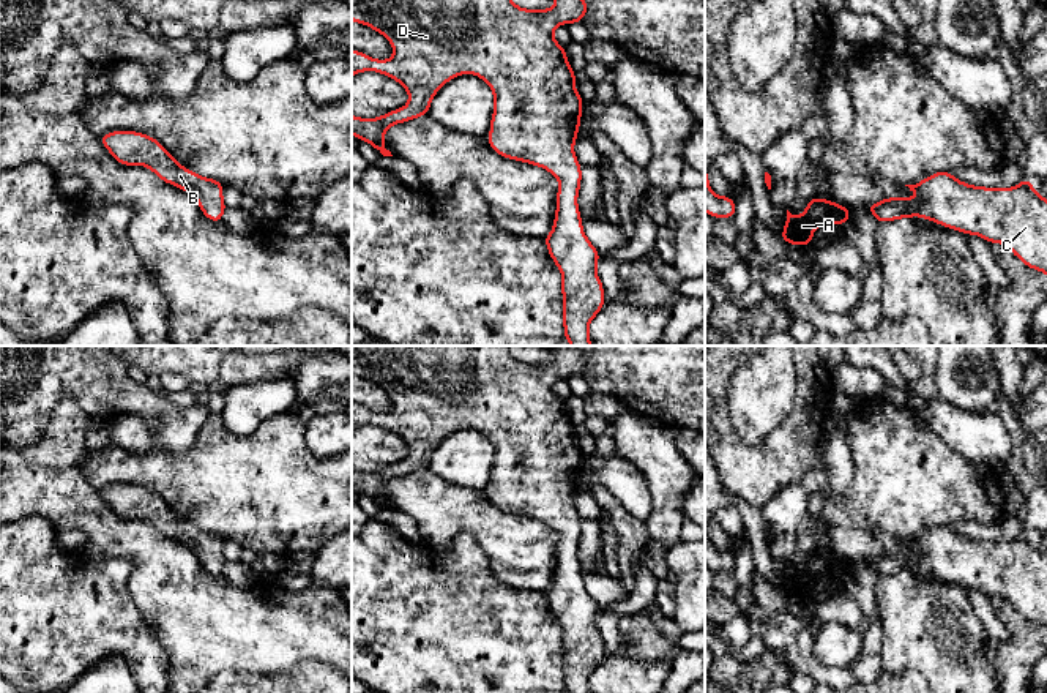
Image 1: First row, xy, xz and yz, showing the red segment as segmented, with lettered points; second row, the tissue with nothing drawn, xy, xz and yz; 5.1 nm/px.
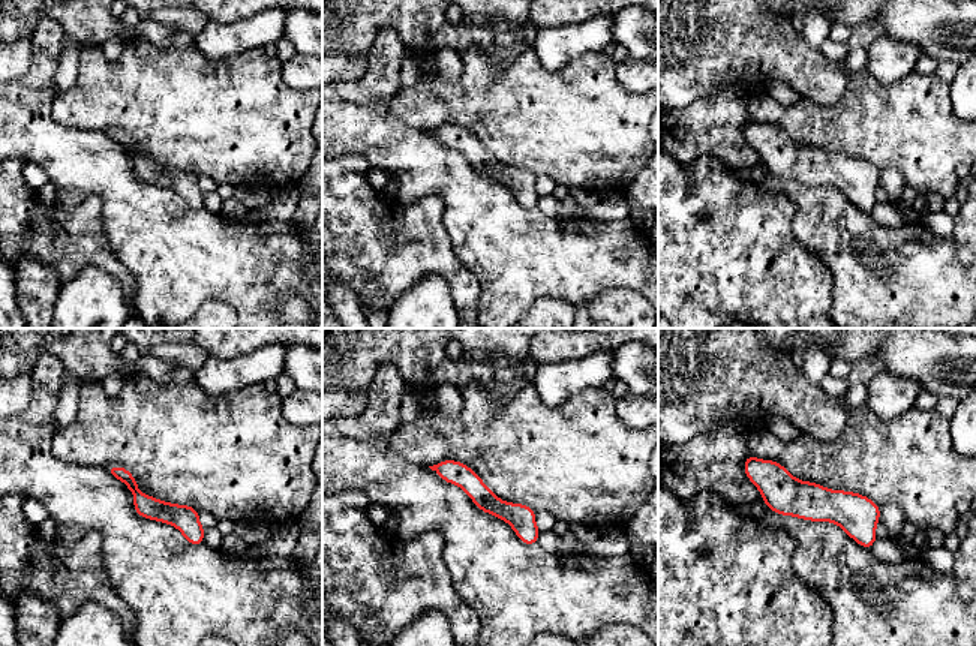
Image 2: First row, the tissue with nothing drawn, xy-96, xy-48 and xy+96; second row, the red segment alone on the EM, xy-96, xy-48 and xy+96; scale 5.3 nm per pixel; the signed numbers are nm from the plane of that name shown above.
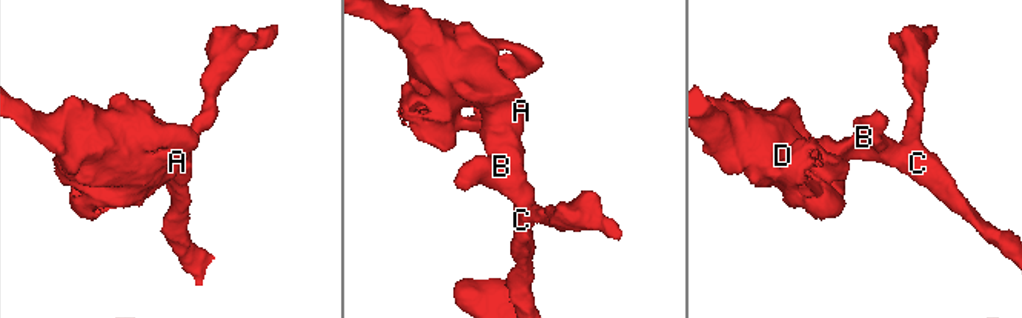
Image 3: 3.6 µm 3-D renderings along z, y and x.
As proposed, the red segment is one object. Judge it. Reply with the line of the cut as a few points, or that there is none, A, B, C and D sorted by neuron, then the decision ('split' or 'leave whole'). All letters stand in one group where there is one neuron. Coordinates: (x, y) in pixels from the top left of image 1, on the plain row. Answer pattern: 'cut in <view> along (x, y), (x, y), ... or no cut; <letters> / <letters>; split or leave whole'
no cut; A B C D; leave whole

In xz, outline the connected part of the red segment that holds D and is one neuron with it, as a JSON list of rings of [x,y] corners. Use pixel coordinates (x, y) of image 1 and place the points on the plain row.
[[[352,346],[352,374],[367,379],[383,388],[394,403],[389,414],[372,412],[352,403],[352,431],[363,425],[375,425],[397,434],[408,445],[408,458],[394,463],[382,470],[360,472],[352,467],[352,488],[371,497],[383,510],[393,510],[385,502],[383,489],[386,483],[397,477],[429,467],[435,447],[453,431],[475,428],[481,431],[494,445],[494,467],[490,472],[489,500],[501,511],[509,511],[531,519],[542,521],[558,532],[555,553],[557,565],[553,581],[544,590],[549,609],[563,630],[563,682],[564,693],[590,693],[590,676],[598,669],[605,657],[604,639],[598,630],[596,619],[601,608],[587,592],[582,581],[582,570],[577,559],[582,519],[577,516],[574,497],[579,488],[583,453],[576,444],[577,428],[571,423],[566,401],[553,391],[553,384],[560,377],[582,376],[588,355],[576,346],[542,346],[555,349],[557,355],[549,363],[525,363],[512,357],[511,346]]]

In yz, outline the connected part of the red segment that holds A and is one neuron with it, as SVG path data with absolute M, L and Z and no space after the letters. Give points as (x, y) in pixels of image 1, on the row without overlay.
M814 549L801 570L795 570L787 564L785 581L781 586L781 592L785 597L798 600L812 600L812 589L822 578L840 578L844 579L851 568L851 562L842 560L839 556L820 553Z

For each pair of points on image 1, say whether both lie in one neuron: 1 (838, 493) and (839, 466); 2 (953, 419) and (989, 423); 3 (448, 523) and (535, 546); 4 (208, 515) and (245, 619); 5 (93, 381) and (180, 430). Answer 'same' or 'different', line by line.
1: same
2: same
3: same
4: different
5: same

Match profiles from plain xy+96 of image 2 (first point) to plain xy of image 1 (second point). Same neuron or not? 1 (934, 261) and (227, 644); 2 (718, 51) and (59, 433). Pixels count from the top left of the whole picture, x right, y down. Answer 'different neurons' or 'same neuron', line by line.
1: same neuron
2: different neurons

